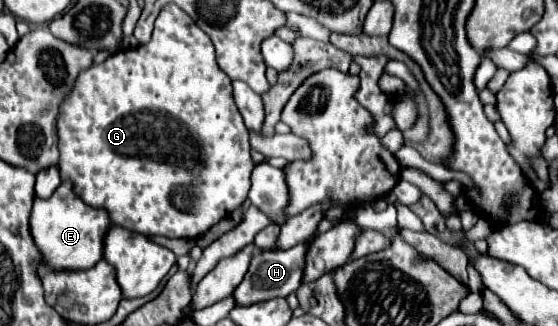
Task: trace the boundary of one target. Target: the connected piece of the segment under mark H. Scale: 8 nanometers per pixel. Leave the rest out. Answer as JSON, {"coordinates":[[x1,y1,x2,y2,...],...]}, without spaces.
{"coordinates":[[309,240,303,244,297,244,293,248,287,248,287,250,271,250,271,252,257,250,253,254,251,266,249,266,243,282,233,292,237,304,249,306,249,304,271,300,271,298,287,298,291,292,295,292,303,282,303,260,305,260,305,252,307,252,307,244,309,244]]}

